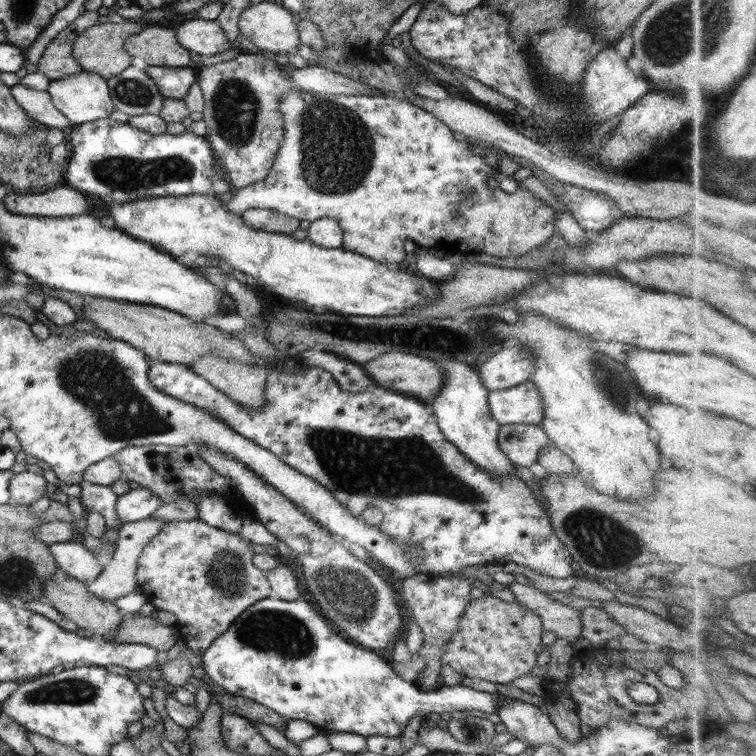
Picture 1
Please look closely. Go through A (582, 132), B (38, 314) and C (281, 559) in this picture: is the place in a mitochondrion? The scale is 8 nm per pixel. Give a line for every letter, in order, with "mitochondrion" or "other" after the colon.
A: other
B: other
C: other

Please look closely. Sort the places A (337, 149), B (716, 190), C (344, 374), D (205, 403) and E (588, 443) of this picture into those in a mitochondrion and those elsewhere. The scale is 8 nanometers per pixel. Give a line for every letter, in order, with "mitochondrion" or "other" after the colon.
A: mitochondrion
B: other
C: other
D: other
E: other

